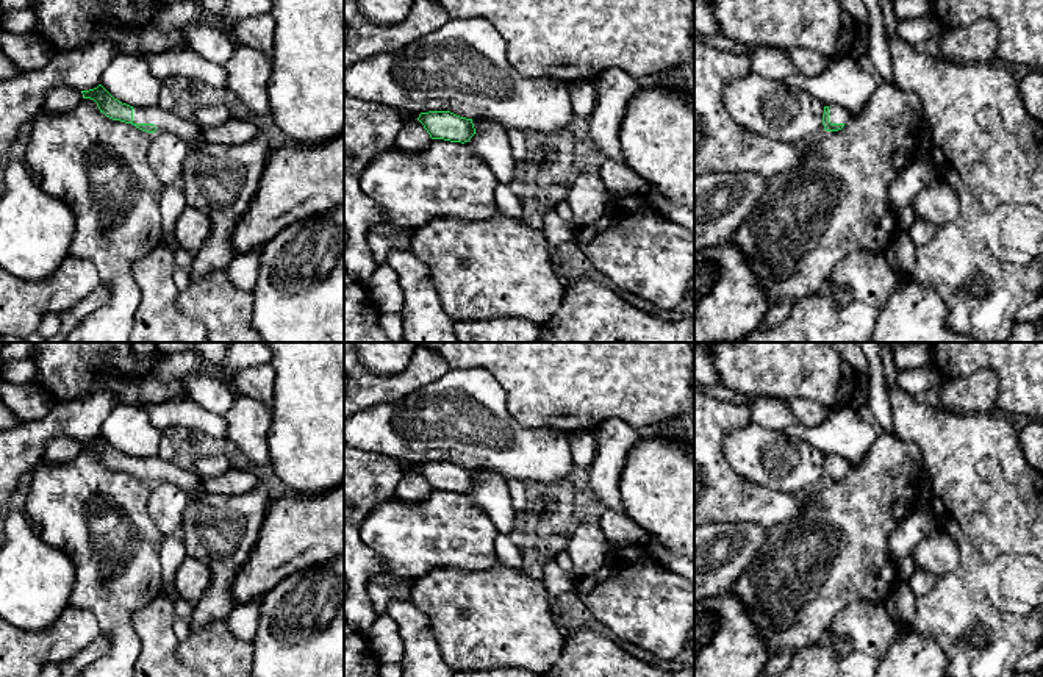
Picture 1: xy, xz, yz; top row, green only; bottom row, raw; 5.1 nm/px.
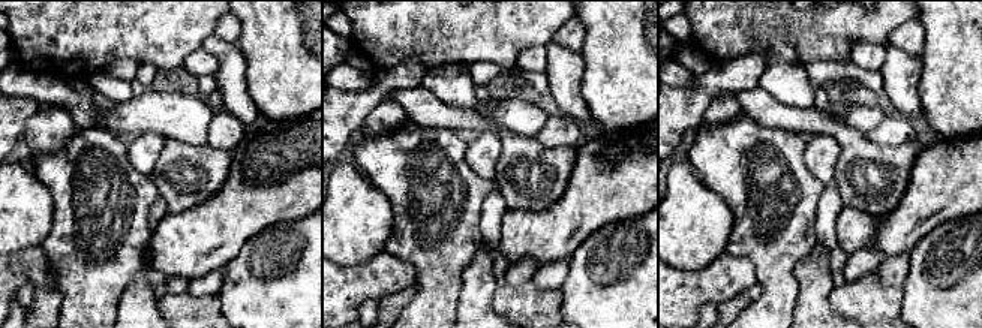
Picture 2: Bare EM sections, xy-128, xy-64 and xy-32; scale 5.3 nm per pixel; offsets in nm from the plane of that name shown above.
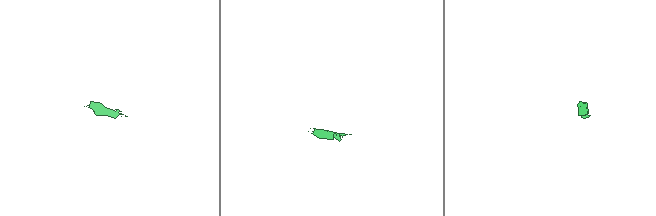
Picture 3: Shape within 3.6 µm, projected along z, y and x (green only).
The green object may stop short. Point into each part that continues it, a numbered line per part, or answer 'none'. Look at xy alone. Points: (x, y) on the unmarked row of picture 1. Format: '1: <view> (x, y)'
1: xy (219, 530)

